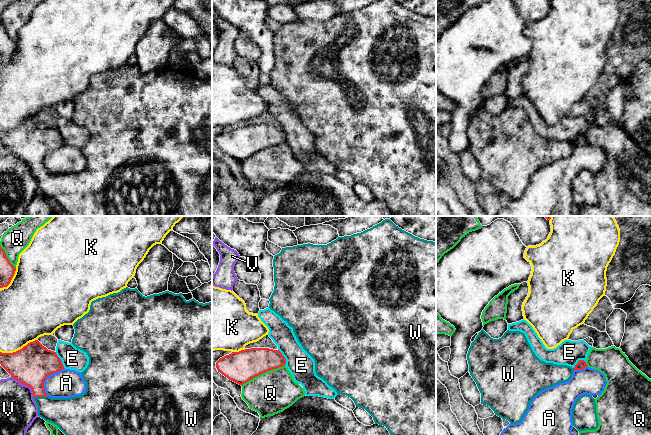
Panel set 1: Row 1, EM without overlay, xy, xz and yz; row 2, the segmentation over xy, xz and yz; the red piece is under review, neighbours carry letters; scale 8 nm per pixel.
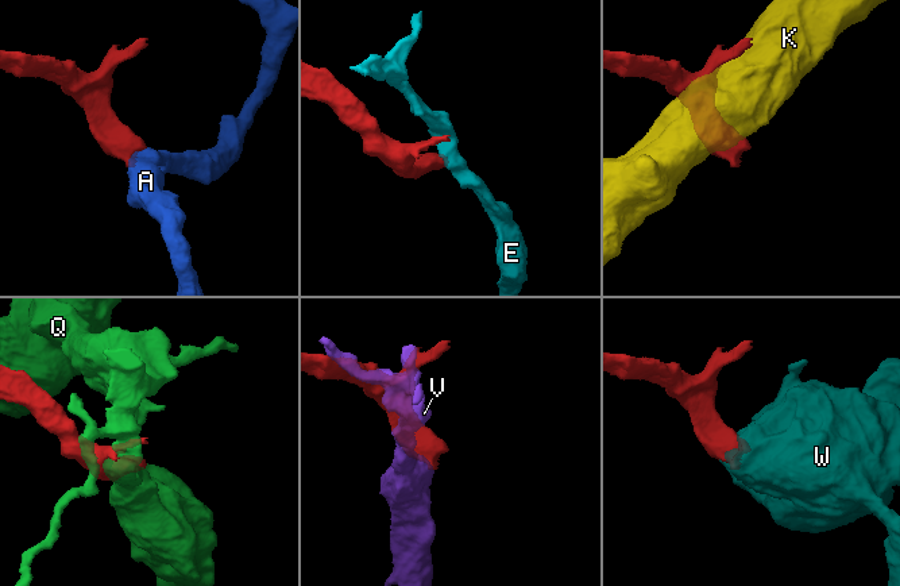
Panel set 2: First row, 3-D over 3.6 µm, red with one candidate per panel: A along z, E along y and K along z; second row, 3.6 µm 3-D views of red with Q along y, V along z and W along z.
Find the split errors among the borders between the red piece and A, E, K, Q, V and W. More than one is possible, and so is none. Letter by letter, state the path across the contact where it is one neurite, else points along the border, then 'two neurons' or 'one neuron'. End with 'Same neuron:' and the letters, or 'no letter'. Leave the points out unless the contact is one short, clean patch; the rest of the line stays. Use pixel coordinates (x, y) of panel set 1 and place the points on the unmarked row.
A: along xy (64, 144), (51, 149), (45, 155), (44, 167), (46, 171) | two neurons
E: along xz (278, 125), (285, 135), (285, 141) | two neurons
K: two neurons
Q: two neurons
V: along xy (11, 152), (27, 161), (34, 172) | two neurons
W: across xy (30, 143), (40, 172), (54, 186), (66, 189) | one neuron
Same neuron: W

